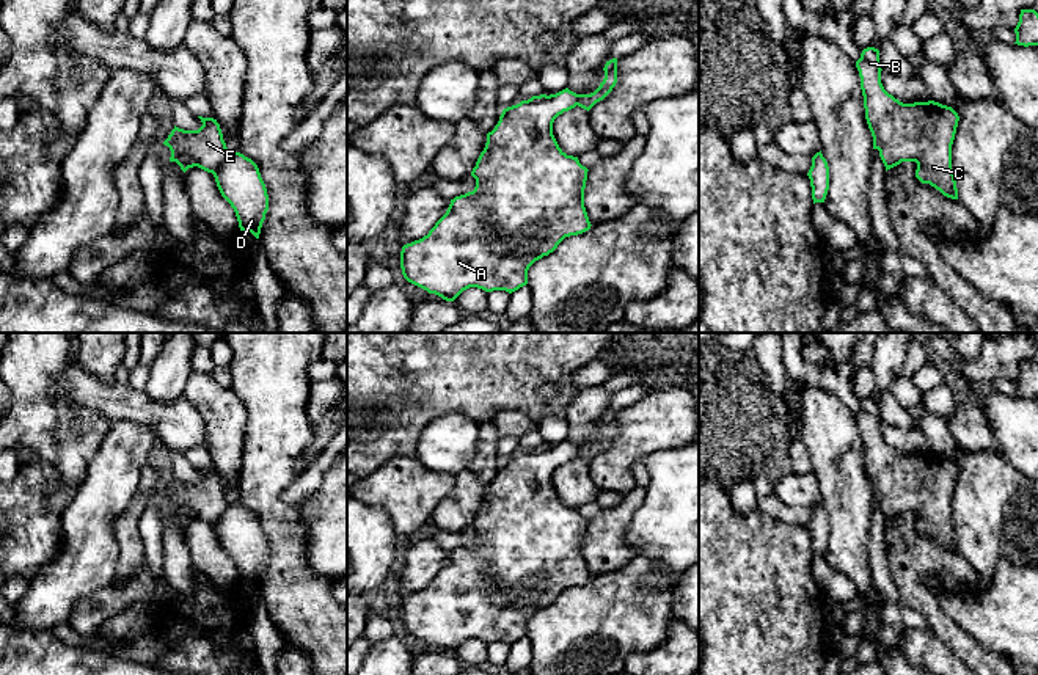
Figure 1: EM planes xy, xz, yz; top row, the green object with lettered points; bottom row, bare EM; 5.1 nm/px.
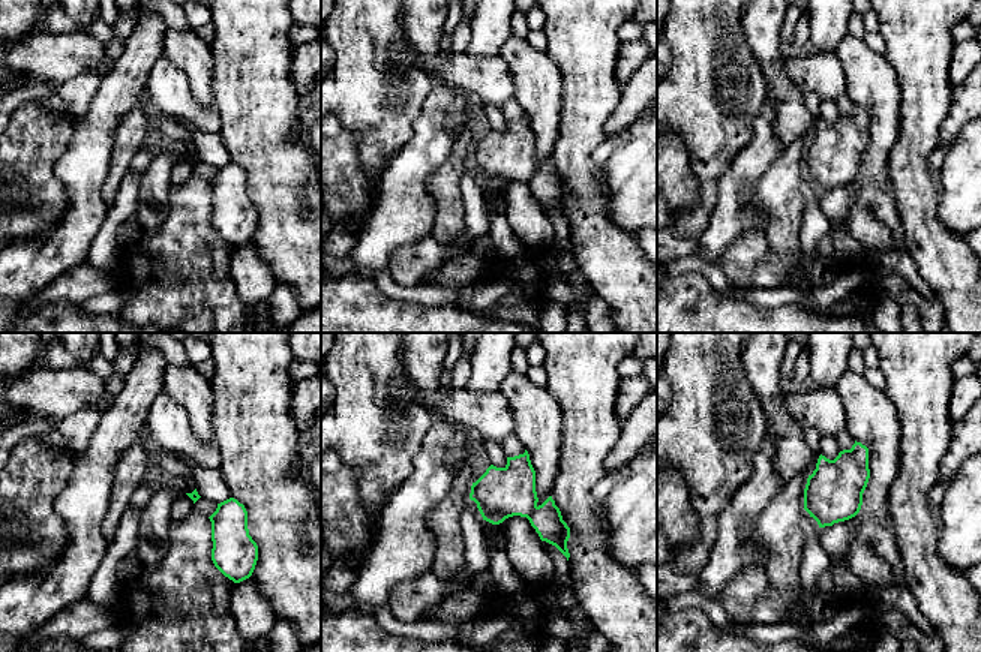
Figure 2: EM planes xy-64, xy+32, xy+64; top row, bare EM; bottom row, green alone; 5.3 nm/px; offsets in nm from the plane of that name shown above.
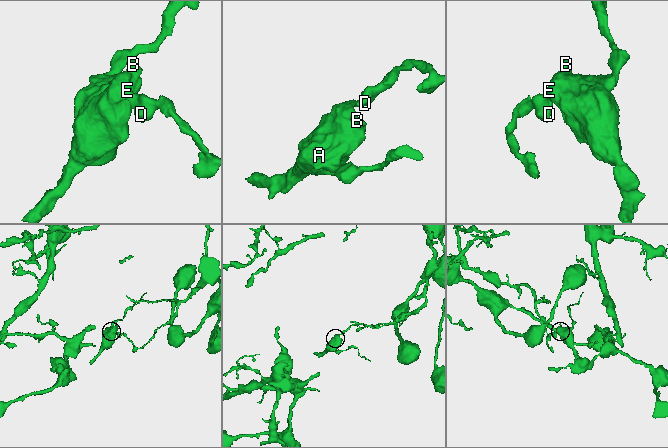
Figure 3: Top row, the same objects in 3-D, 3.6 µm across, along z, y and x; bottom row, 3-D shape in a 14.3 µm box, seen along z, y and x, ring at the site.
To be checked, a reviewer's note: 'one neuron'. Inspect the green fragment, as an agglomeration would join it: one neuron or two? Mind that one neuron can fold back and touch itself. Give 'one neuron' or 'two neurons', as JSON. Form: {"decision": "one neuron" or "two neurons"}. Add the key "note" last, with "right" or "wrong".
{"decision": "two neurons", "note": "wrong"}

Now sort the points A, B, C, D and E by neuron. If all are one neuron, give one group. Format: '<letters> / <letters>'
A B C E / D

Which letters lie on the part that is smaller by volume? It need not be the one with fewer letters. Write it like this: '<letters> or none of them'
A, B, C, E

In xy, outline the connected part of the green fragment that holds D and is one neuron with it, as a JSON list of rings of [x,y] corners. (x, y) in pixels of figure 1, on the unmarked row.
[[[240,504],[229,505],[214,524],[221,548],[236,564],[240,582],[259,590],[269,546],[258,516]]]

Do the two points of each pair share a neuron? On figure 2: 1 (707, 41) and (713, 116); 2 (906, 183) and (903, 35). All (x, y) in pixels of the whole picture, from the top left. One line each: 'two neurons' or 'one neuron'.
1: one neuron
2: one neuron

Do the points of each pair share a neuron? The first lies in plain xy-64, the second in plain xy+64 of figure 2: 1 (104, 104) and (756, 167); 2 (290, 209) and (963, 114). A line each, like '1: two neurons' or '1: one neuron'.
1: one neuron
2: two neurons

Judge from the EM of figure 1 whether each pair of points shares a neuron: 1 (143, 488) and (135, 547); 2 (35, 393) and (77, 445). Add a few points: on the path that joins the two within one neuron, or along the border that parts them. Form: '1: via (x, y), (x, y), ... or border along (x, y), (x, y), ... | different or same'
1: via (138, 503), (131, 515), (131, 532) | same
2: via (38, 405), (65, 432) | same

